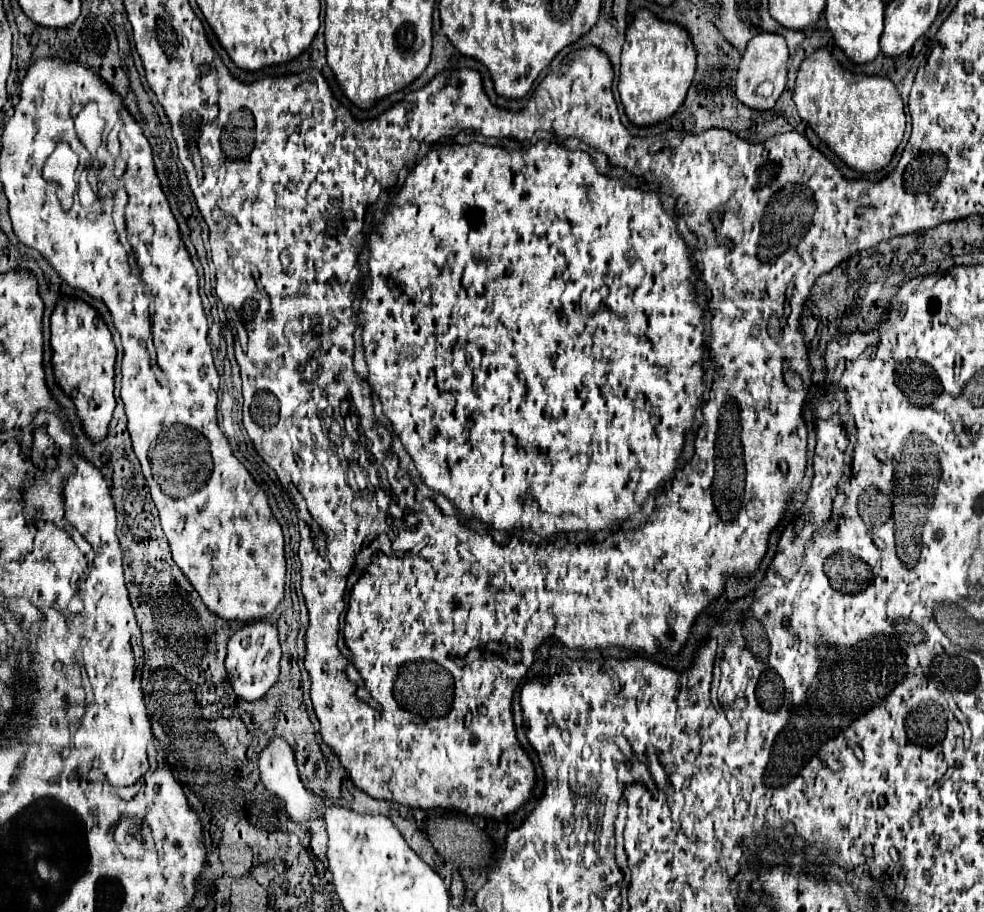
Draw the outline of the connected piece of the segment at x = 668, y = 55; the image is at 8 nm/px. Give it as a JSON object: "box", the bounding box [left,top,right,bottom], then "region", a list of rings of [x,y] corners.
{"box":[619,9,695,125],"region":[[[639,9],[625,35],[621,53],[619,97],[635,125],[653,125],[671,117],[683,103],[695,75],[695,47],[681,25],[657,19],[649,9]]]}

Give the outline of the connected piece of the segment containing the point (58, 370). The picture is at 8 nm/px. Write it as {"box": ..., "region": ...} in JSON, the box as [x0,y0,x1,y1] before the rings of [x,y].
{"box":[51,297,115,441],"region":[[[61,297],[51,315],[51,347],[55,379],[61,385],[61,389],[73,397],[85,433],[93,441],[105,439],[107,425],[115,409],[115,345],[105,319],[97,313],[97,309],[93,309],[83,299]]]}

